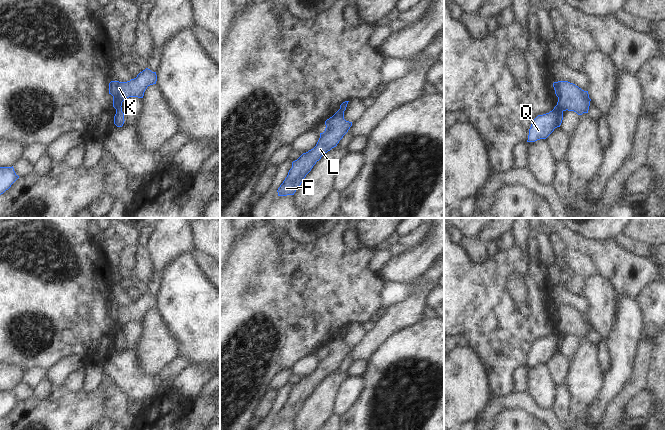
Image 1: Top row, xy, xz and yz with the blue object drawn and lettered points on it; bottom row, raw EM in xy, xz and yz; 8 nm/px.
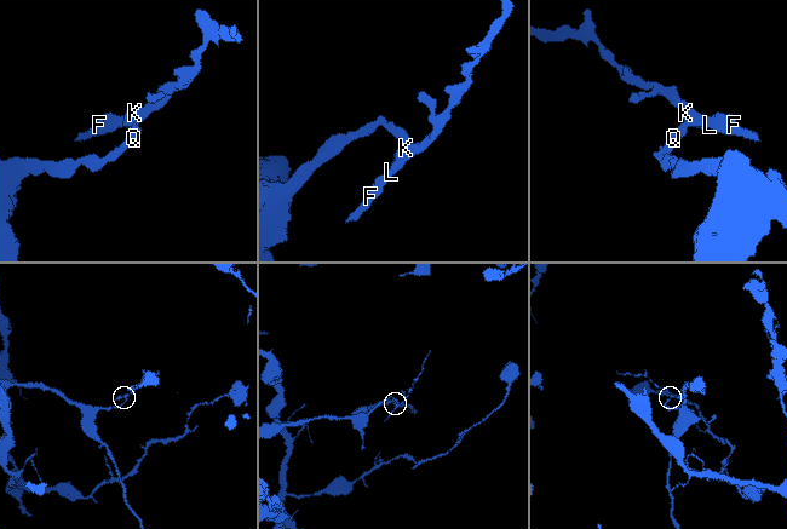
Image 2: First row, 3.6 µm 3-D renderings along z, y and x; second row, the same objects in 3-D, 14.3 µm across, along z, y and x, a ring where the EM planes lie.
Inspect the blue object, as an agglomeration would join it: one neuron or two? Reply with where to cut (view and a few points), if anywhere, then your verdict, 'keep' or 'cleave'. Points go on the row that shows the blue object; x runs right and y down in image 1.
yz (556, 105), (562, 111) | cleave

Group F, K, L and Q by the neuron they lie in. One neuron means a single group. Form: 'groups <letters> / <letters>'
groups F K L / Q

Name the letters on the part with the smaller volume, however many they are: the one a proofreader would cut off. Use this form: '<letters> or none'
F, K, L

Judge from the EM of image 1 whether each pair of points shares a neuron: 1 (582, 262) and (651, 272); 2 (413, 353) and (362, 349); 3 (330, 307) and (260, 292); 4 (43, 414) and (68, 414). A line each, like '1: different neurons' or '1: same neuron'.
1: different neurons
2: different neurons
3: same neuron
4: same neuron

